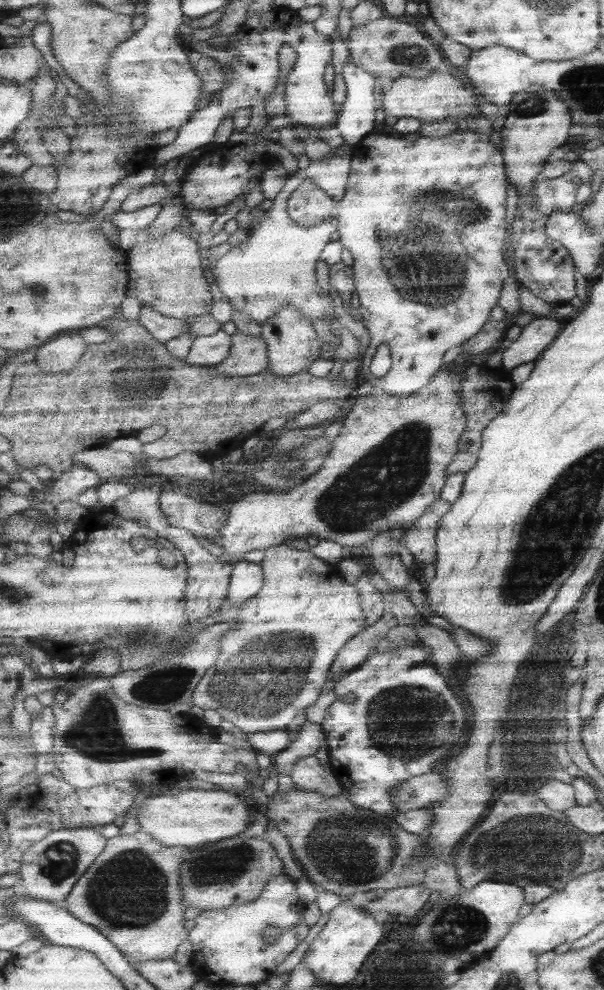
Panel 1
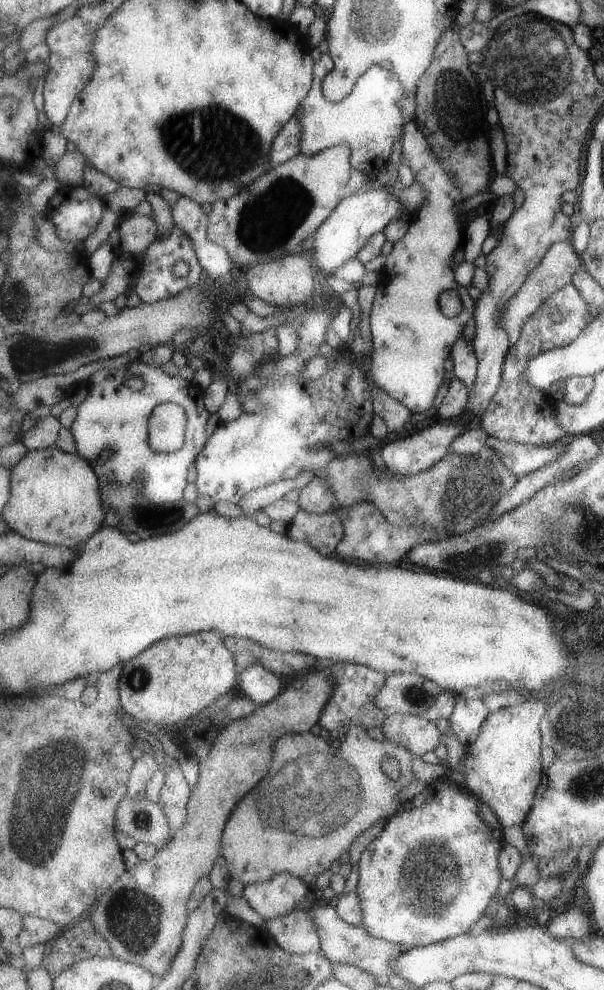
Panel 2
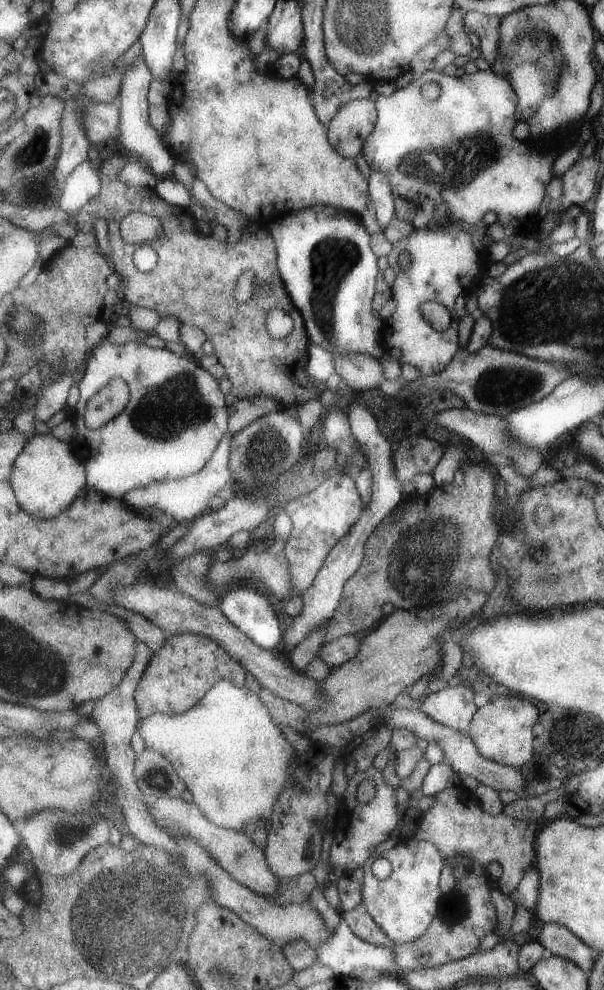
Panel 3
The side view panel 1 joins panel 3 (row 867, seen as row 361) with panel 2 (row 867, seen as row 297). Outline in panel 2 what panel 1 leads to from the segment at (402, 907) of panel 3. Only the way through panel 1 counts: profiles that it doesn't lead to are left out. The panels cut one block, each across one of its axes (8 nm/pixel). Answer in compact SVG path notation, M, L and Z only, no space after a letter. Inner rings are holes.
M449 772L439 776L411 800L411 806L403 804L403 814L393 816L383 834L363 850L357 884L365 914L363 926L379 940L389 940L415 950L459 938L467 934L485 912L489 912L499 896L505 880L499 860L501 850L507 844L505 826L491 804L485 804L479 796L469 794L463 788L467 786L455 784Z

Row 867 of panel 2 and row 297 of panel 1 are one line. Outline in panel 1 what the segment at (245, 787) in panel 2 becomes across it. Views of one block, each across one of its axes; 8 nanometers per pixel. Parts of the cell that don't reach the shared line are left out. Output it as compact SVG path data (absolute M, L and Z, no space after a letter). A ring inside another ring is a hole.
M179 230L167 234L165 238L145 242L139 238L139 242L129 252L131 264L129 292L135 294L135 298L139 298L143 306L153 308L155 312L167 318L187 322L189 318L211 314L215 306L215 294L205 278L203 250L205 250L203 240L193 240L191 234L183 234Z

